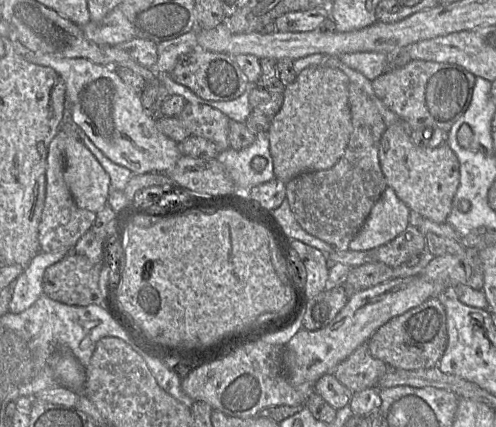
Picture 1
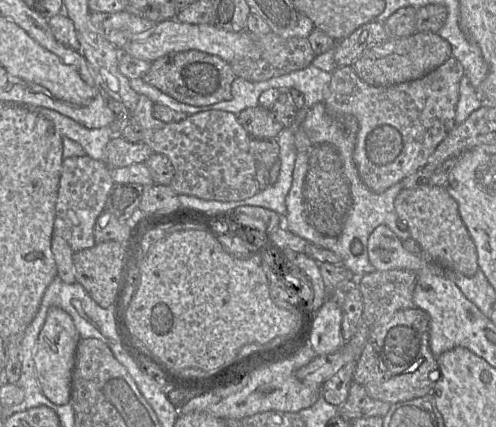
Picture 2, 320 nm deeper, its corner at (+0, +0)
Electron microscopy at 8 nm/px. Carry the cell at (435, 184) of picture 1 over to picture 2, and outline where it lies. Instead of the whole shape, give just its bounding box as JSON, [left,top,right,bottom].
[394,185,479,276]

